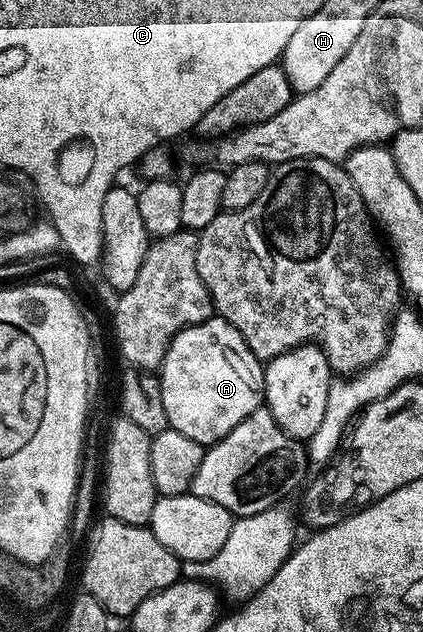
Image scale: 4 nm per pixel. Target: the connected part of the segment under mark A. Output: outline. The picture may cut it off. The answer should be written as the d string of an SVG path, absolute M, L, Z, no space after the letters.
M217 315L176 334L162 360L160 380L169 428L207 447L224 439L252 411L263 408L266 396L263 362L252 355L240 331Z

